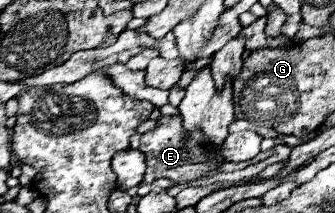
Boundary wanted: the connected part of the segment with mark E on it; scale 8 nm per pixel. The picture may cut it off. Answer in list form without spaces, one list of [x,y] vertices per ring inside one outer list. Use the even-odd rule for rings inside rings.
[[[160,116],[156,120],[156,128],[142,134],[140,150],[146,156],[146,182],[154,182],[158,178],[168,178],[172,182],[186,182],[196,180],[202,176],[212,174],[214,170],[220,170],[220,166],[226,162],[222,156],[222,148],[214,152],[214,148],[202,148],[202,136],[190,136],[186,140],[186,130],[182,128],[182,116]]]

